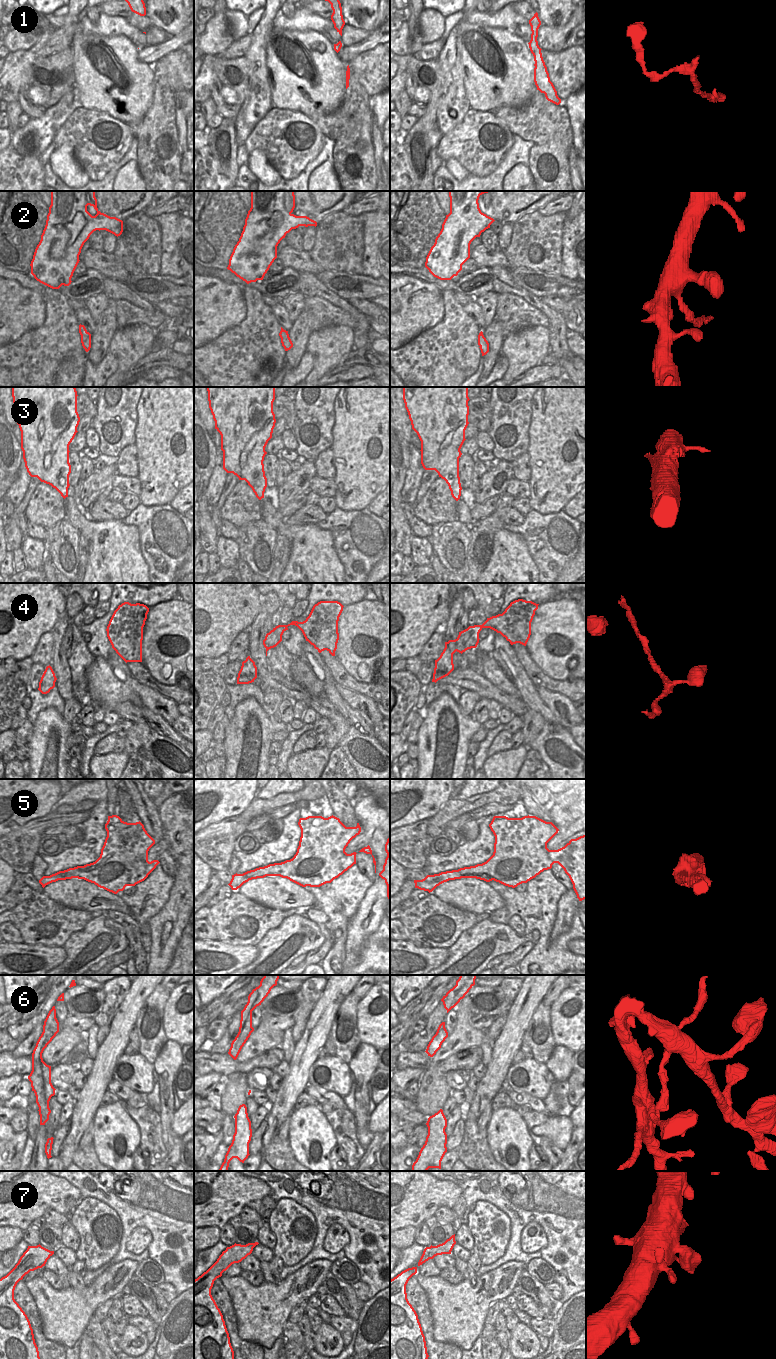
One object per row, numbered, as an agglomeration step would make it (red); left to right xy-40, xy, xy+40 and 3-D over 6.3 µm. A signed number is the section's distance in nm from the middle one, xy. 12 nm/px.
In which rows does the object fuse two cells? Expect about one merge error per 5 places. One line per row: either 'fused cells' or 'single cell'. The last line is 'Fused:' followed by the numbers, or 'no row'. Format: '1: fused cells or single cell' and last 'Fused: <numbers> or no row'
1: single cell
2: fused cells
3: single cell
4: single cell
5: single cell
6: fused cells
7: single cell
Fused: 2, 6

